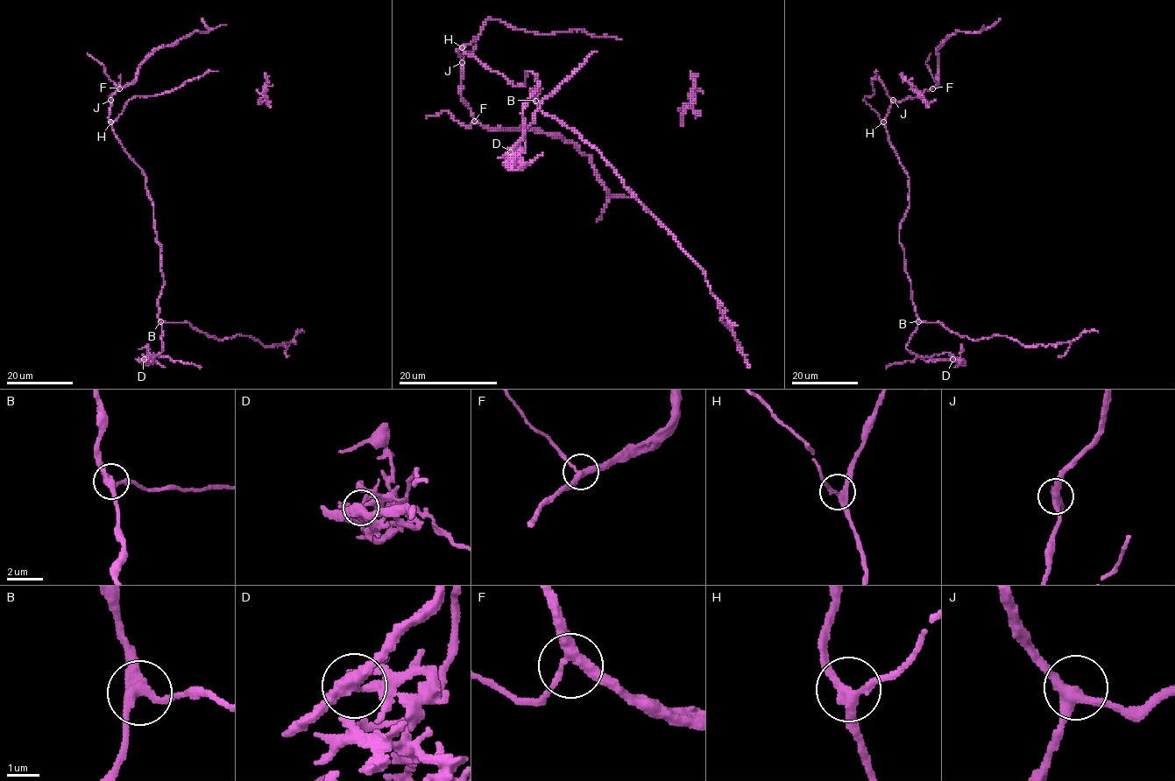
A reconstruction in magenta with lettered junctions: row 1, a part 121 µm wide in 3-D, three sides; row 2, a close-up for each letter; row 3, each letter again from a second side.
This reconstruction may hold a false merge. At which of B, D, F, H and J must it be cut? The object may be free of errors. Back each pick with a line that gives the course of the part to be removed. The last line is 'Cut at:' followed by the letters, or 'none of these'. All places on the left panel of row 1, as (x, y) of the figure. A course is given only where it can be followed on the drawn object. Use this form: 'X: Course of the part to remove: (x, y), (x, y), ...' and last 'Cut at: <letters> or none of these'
D: Course of the part to remove: (143, 359), (151, 357), (154, 353), (159, 357), (166, 356), (172, 361), (180, 360), (201, 368)
Cut at: D

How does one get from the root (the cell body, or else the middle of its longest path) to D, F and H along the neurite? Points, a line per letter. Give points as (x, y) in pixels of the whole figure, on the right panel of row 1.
D: (902, 221), (900, 243), (917, 316), (917, 328), (906, 348), (926, 361), (952, 359)
F: (902, 221), (909, 206), (909, 177), (888, 140), (885, 119), (893, 102), (916, 97), (932, 88)
H: (902, 221), (909, 206), (909, 177), (888, 140), (883, 122)

